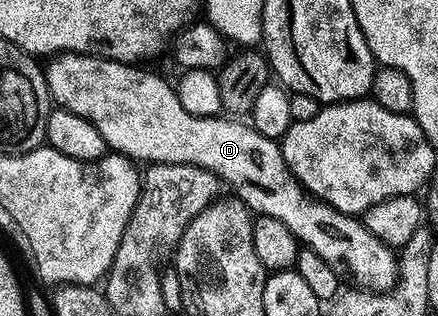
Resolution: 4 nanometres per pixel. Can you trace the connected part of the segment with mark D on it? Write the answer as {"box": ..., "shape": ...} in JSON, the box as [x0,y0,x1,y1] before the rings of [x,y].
{"box":[43,52,398,292],"shape":[[[62,52],[54,55],[52,59],[44,65],[43,71],[45,74],[45,81],[49,87],[49,95],[52,103],[58,108],[66,108],[71,110],[71,114],[79,114],[79,118],[87,118],[95,126],[95,130],[99,130],[99,134],[103,134],[106,145],[114,153],[128,156],[134,162],[142,162],[146,165],[151,164],[190,164],[196,168],[205,168],[209,172],[216,174],[218,181],[230,184],[231,187],[237,188],[235,195],[238,200],[249,207],[249,211],[254,214],[262,216],[270,216],[271,218],[279,218],[279,222],[283,222],[283,226],[287,226],[287,230],[291,230],[291,234],[295,234],[295,238],[304,247],[315,250],[315,254],[319,254],[319,258],[323,258],[331,266],[331,270],[335,270],[337,275],[342,278],[354,280],[352,282],[358,289],[368,289],[372,292],[383,292],[393,287],[393,283],[397,279],[398,272],[398,257],[395,255],[394,249],[390,248],[388,244],[384,244],[379,238],[375,238],[375,234],[371,234],[371,230],[365,228],[364,223],[357,216],[349,216],[346,212],[335,210],[335,206],[331,206],[327,202],[318,200],[317,197],[312,196],[311,193],[306,192],[302,188],[301,183],[295,178],[295,174],[291,174],[291,170],[287,166],[287,162],[283,158],[283,150],[280,143],[271,138],[267,138],[263,134],[259,134],[259,130],[253,128],[252,123],[242,122],[237,118],[226,118],[224,115],[218,114],[215,116],[196,116],[195,114],[187,114],[187,110],[183,110],[183,102],[179,102],[177,97],[176,87],[172,83],[169,84],[161,76],[156,76],[153,72],[144,72],[144,67],[134,66],[131,64],[122,64],[120,60],[107,60],[104,56],[90,56],[84,52]]]}

